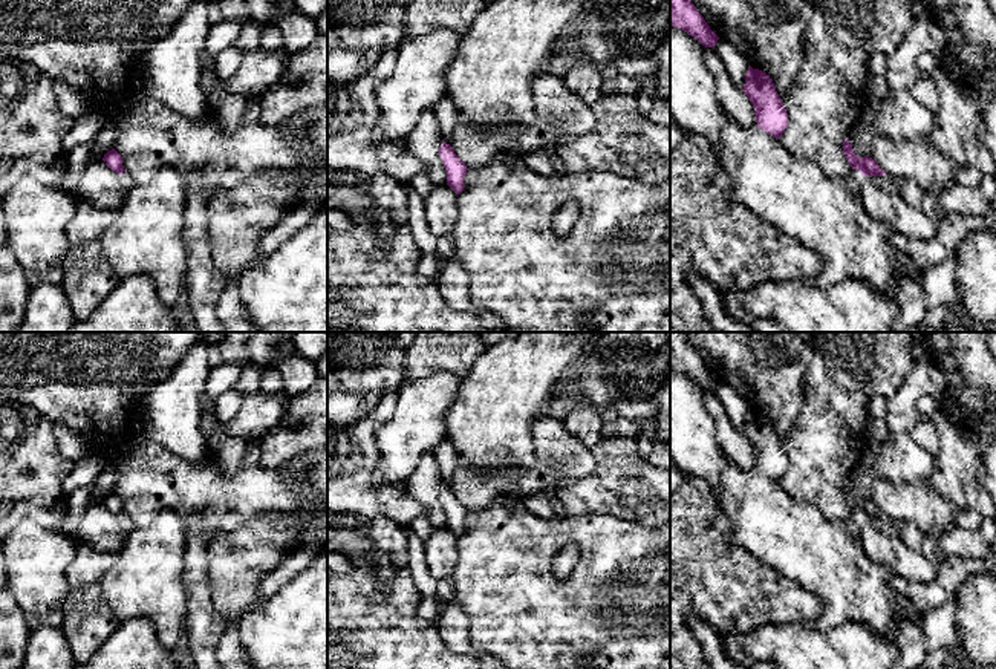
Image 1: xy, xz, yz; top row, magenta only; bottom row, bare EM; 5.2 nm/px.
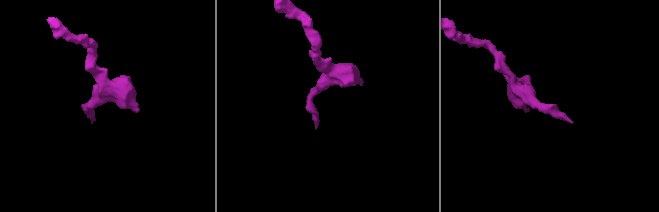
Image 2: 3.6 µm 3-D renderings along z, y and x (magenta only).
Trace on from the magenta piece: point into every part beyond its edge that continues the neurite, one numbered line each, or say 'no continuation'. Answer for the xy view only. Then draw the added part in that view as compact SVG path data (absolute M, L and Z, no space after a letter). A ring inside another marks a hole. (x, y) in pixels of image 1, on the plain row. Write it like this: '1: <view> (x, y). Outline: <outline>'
no continuation

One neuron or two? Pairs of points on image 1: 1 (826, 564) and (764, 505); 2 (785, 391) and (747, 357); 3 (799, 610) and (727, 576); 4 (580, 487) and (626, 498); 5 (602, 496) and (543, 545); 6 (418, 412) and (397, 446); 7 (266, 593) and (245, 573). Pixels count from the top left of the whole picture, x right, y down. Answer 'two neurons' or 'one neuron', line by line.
1: one neuron
2: one neuron
3: one neuron
4: one neuron
5: two neurons
6: one neuron
7: two neurons

